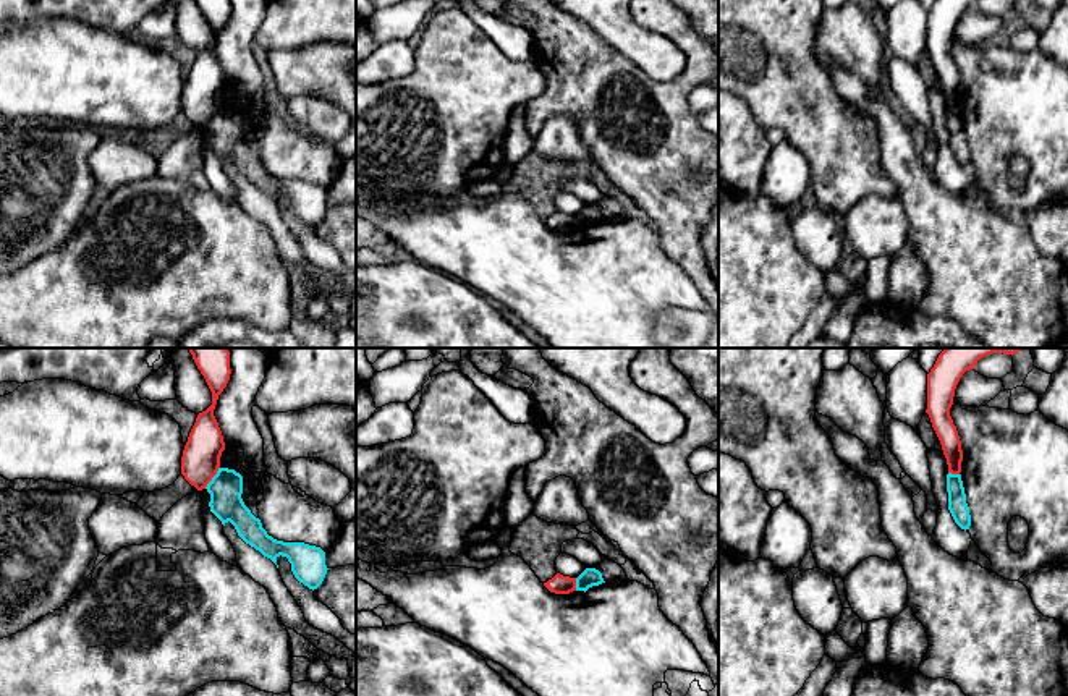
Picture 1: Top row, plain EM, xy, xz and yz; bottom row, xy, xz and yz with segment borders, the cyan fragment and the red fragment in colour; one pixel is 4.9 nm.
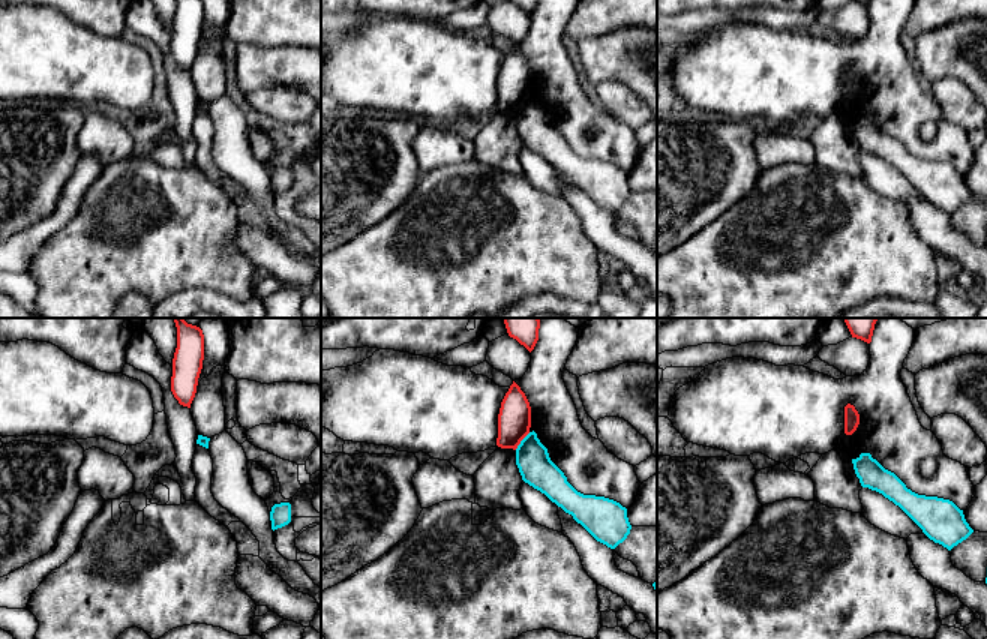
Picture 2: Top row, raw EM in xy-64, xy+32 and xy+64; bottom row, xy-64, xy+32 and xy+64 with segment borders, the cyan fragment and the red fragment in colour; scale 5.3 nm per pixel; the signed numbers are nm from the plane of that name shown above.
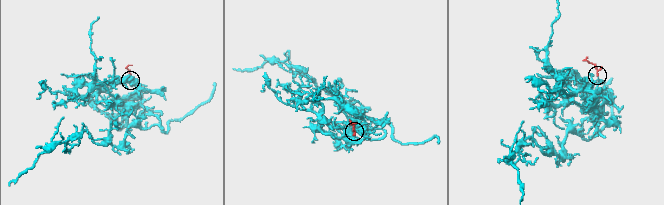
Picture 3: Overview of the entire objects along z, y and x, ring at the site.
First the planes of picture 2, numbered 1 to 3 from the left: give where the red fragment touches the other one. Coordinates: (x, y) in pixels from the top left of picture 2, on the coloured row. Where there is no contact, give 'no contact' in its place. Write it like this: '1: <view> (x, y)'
1: no contact
2: xy+32 (521, 441)
3: no contact

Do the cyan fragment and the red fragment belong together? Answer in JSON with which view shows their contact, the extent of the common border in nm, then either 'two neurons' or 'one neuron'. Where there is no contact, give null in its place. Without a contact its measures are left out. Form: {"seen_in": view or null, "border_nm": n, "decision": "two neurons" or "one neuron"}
{"seen_in": "xy", "border_nm": 130, "decision": "two neurons"}

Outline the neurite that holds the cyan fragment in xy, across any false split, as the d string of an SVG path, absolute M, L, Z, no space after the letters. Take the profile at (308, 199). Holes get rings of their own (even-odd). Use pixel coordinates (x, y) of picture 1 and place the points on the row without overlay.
M218 105L206 126L210 131L210 149L223 163L230 159L246 181L270 196L275 202L280 193L286 194L295 215L309 227L314 228L322 222L328 207L325 189L316 183L283 180L269 173L261 157L251 151L241 136L243 113L239 110Z

